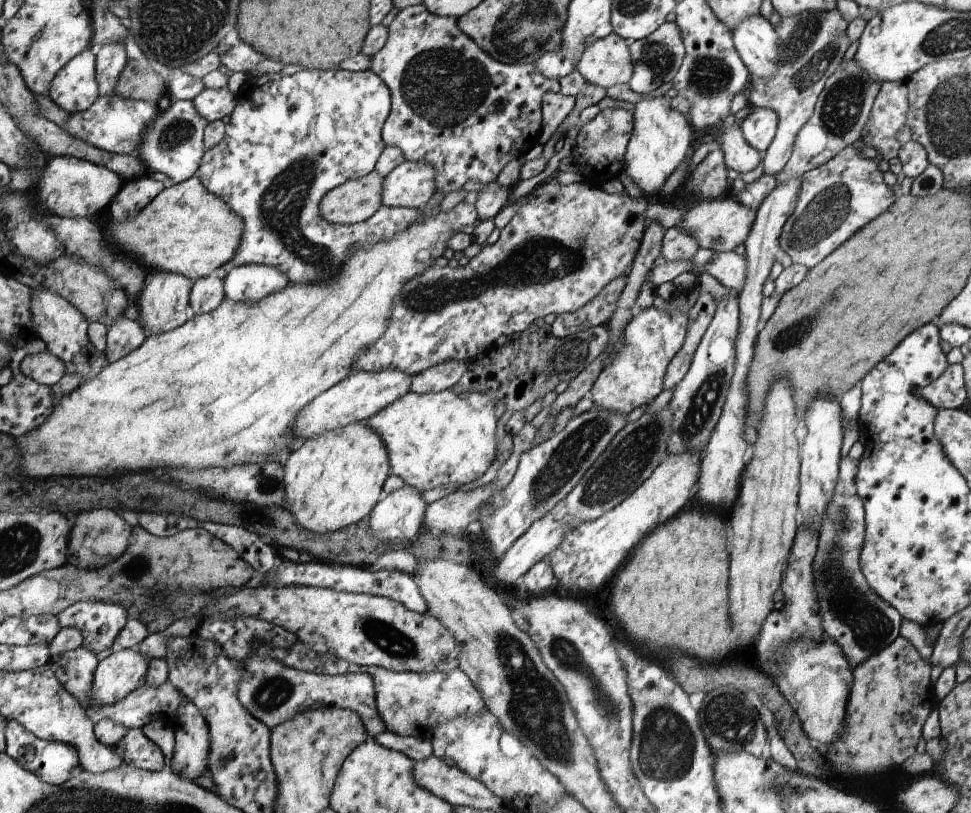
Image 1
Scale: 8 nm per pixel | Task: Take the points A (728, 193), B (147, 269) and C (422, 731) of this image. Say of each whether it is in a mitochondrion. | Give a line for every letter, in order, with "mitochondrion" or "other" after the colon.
A: other
B: other
C: other

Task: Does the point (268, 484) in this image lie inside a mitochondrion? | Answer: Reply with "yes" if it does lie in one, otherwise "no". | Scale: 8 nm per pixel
yes

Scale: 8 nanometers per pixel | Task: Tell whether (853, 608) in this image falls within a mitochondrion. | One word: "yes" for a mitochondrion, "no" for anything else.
yes

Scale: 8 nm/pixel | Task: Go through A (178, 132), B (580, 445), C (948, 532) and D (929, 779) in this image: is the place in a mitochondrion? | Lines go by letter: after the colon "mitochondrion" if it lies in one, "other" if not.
A: mitochondrion
B: mitochondrion
C: mitochondrion
D: other

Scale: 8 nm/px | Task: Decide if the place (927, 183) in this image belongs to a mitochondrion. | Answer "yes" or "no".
no

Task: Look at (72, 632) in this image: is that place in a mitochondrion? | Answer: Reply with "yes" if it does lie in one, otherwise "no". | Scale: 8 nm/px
no

